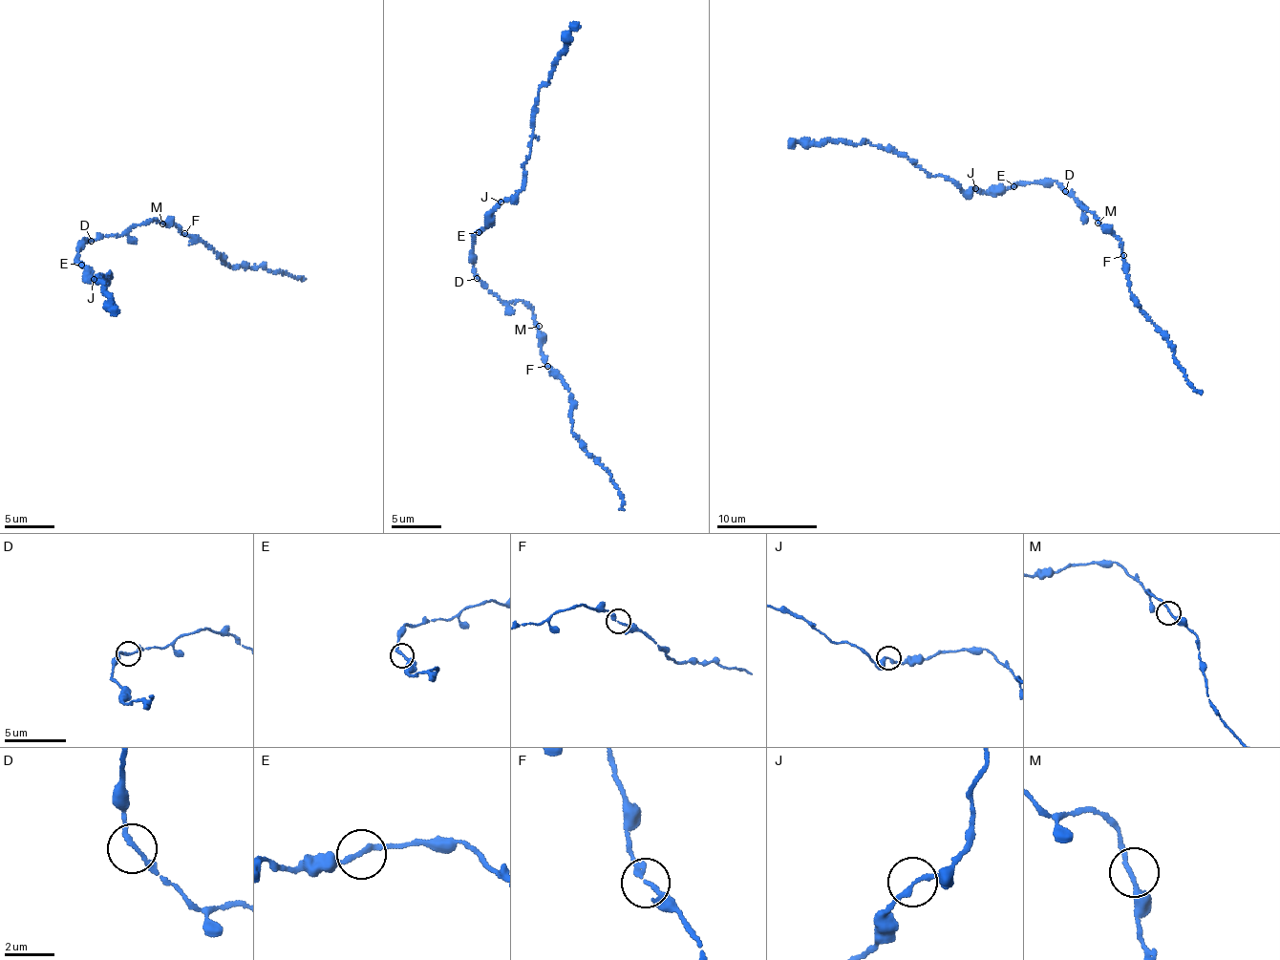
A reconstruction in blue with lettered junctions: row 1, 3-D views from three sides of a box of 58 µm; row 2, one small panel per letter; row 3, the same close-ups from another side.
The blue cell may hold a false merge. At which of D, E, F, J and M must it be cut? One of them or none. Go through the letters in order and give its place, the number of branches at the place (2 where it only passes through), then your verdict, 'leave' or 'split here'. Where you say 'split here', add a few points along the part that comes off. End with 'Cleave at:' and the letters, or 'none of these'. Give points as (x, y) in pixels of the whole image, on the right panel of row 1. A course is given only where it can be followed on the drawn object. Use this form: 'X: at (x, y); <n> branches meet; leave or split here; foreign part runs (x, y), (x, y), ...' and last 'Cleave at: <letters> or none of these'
D: at (1065, 191); 2 branches meet; leave
E: at (1013, 186); 2 branches meet; leave
F: at (1123, 255); 2 branches meet; leave
J: at (975, 188); 2 branches meet; leave
M: at (1098, 223); 2 branches meet; leave
Cleave at: none of these

